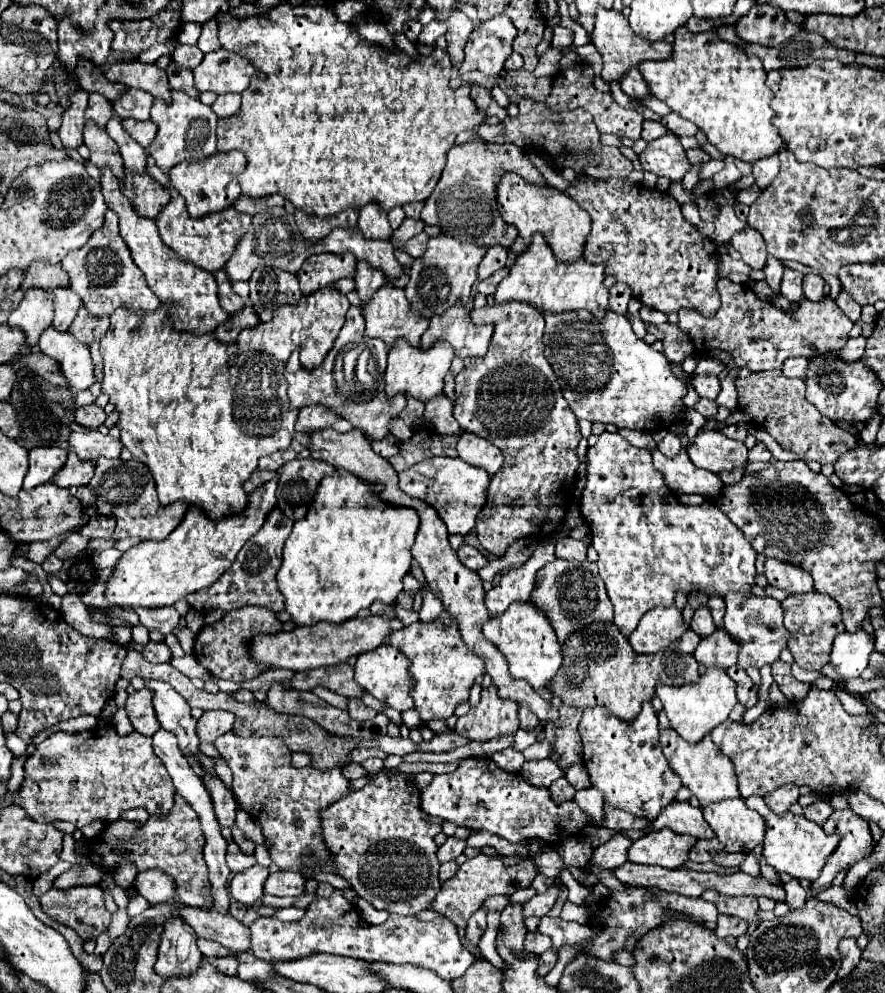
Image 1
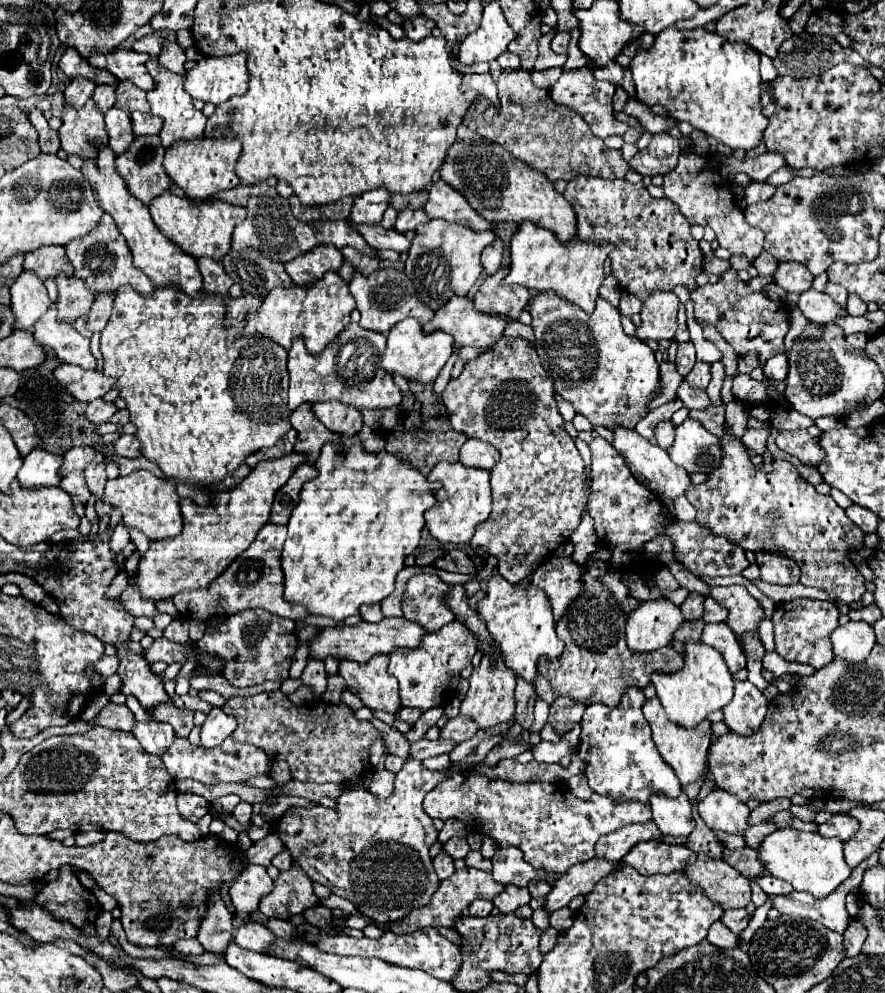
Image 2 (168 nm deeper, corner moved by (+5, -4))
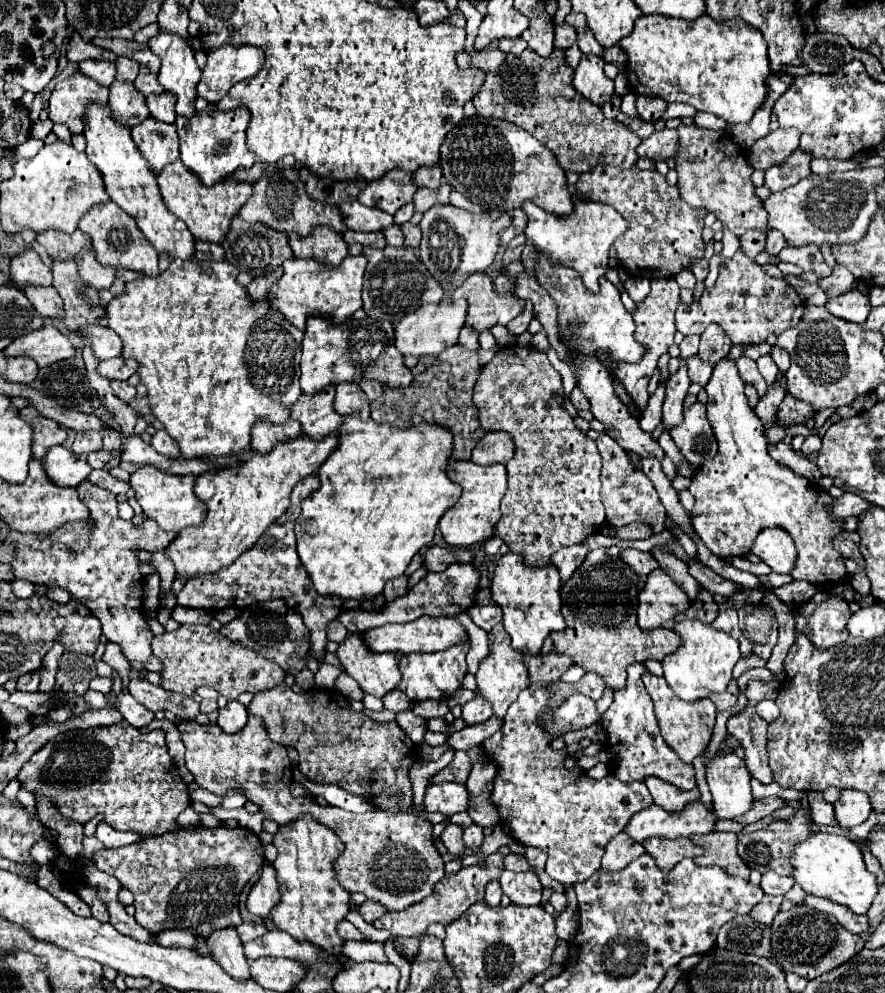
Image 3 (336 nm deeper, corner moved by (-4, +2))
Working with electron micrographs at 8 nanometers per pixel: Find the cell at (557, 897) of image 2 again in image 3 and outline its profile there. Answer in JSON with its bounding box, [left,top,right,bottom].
[601,831,643,871]

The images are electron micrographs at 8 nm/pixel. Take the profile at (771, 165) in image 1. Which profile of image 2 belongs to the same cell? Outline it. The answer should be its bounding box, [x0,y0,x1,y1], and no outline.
[730,151,786,181]

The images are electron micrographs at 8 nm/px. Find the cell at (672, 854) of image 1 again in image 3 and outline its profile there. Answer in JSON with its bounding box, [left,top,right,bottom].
[643,837,703,871]

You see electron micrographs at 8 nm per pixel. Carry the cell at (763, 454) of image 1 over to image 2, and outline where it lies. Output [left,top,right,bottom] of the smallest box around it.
[742,429,768,455]

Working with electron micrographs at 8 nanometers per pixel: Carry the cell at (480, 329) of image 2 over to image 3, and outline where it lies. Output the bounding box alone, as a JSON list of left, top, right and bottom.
[455,273,525,333]

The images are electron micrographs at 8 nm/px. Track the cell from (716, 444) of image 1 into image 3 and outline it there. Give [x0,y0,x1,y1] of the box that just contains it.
[669,401,717,467]

